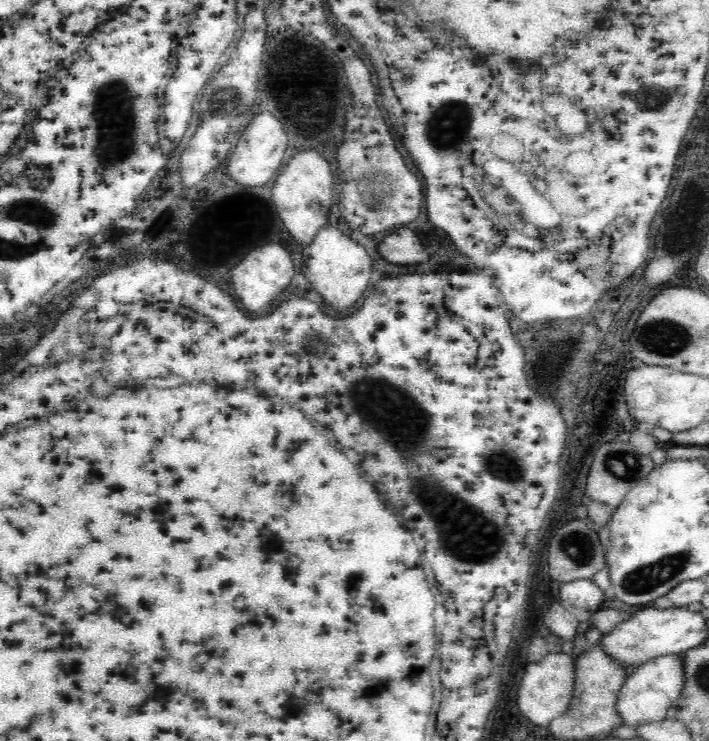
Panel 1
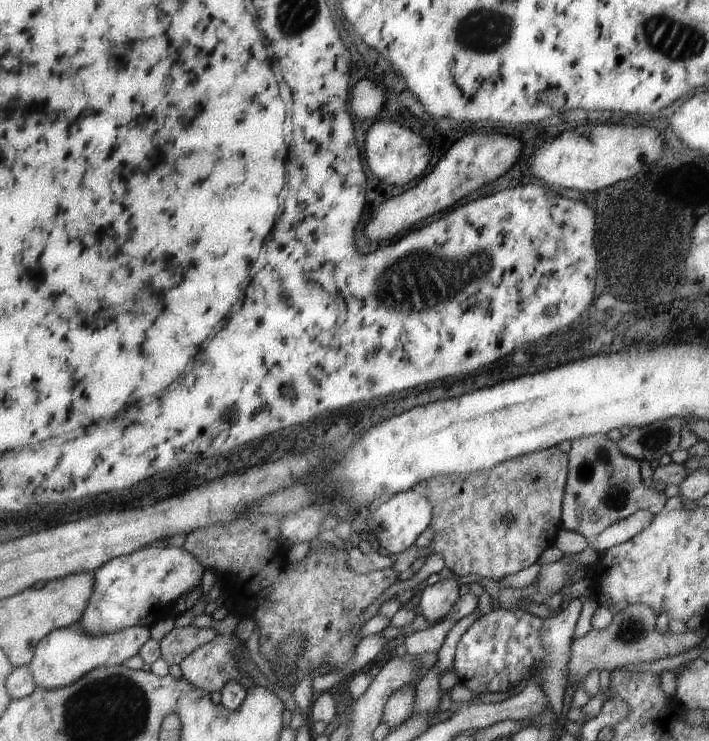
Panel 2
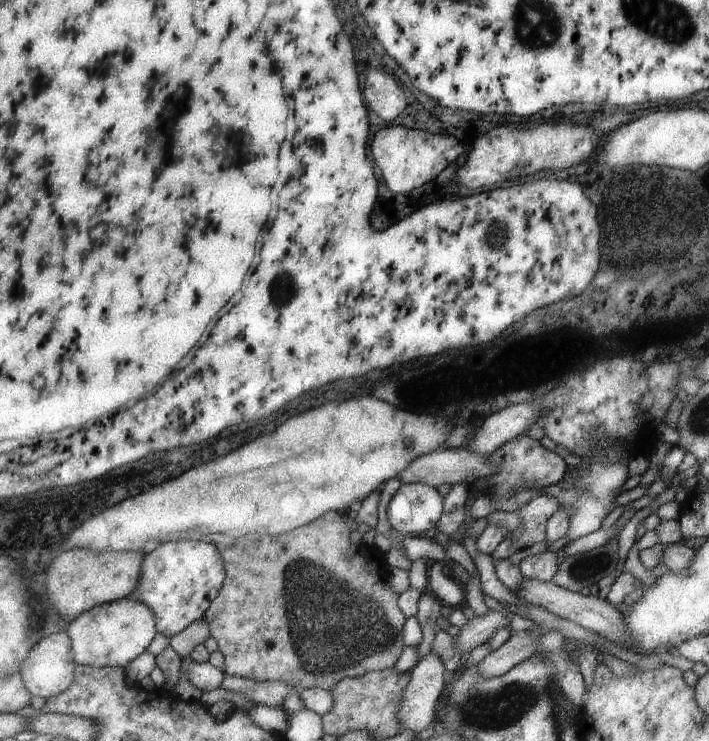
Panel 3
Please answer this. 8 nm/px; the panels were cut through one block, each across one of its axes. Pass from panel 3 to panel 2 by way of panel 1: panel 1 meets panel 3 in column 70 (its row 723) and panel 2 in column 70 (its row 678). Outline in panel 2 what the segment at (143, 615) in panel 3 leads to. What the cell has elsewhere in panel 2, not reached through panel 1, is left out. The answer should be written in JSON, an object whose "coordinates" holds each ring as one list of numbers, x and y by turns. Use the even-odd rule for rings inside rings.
{"coordinates":[[80,624,54,629,38,643,29,664,36,684,44,689,60,688,76,682,94,669,124,665,129,659,138,656,141,646,151,638,150,629,151,627,126,627,105,635,85,633]]}

